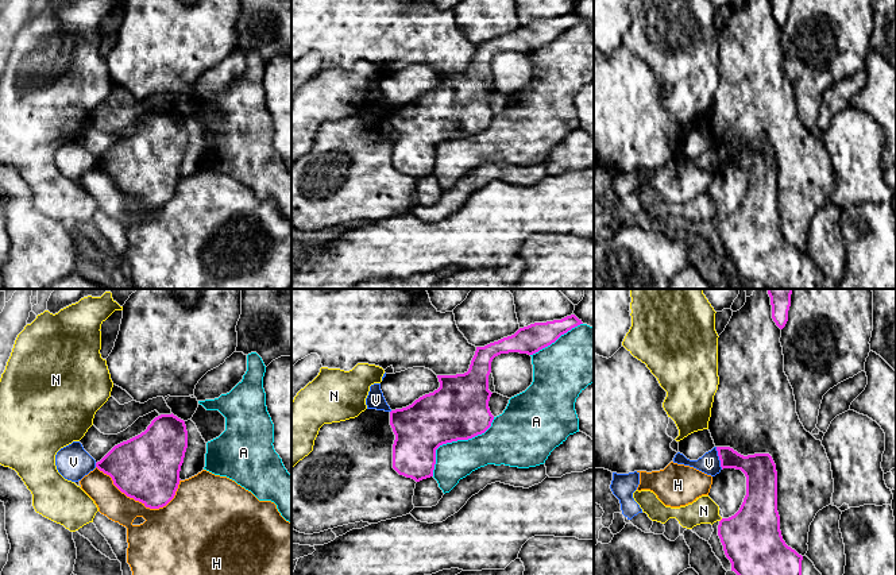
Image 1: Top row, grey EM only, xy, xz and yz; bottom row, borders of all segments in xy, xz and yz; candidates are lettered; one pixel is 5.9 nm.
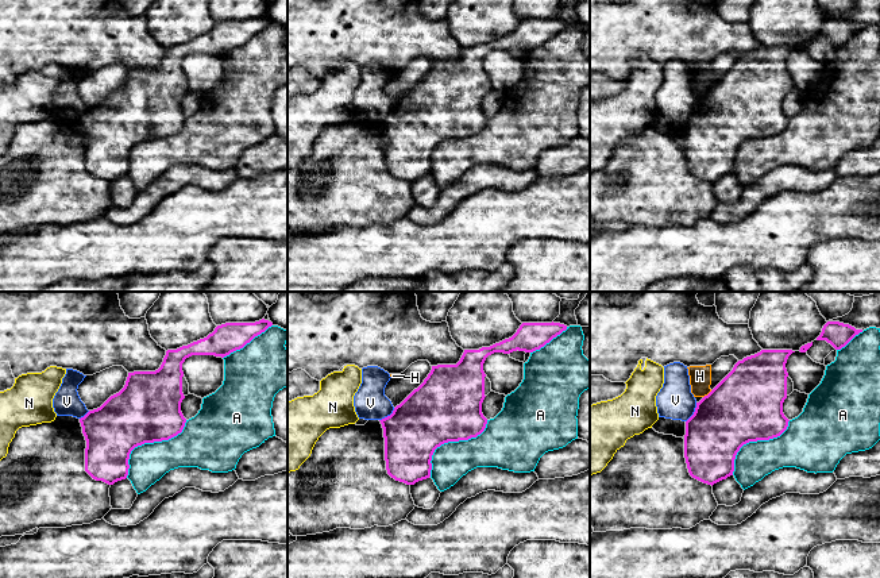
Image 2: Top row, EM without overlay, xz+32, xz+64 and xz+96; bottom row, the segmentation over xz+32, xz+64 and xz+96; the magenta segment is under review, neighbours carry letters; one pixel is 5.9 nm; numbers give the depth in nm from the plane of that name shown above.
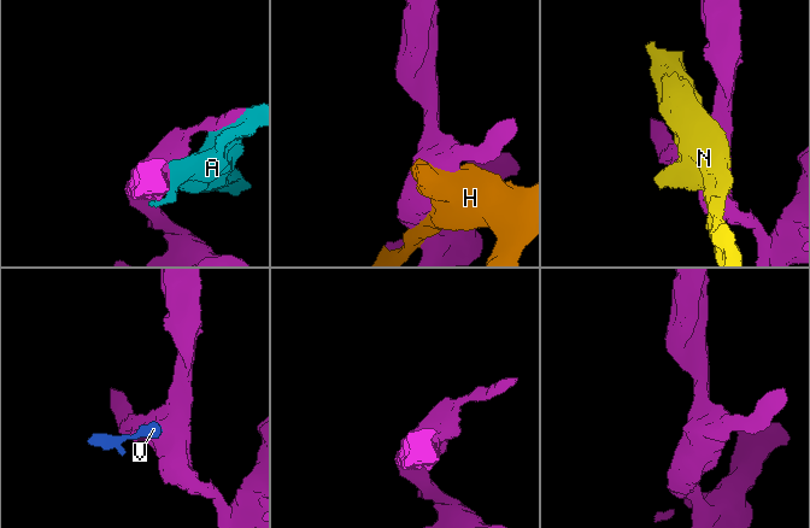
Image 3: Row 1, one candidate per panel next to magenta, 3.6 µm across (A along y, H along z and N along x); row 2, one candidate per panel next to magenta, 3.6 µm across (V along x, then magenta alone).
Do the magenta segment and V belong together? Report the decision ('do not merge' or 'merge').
do not merge

